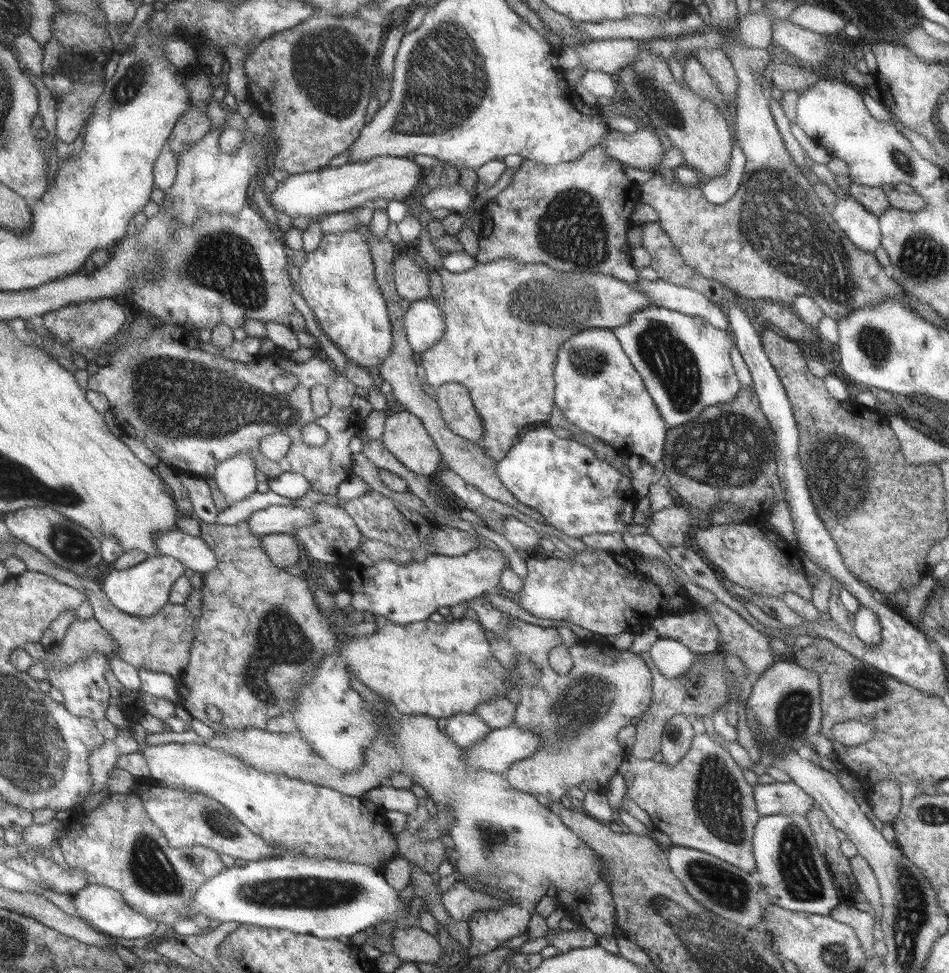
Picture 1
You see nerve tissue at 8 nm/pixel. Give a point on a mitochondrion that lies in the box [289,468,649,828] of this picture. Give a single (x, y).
(574, 707)

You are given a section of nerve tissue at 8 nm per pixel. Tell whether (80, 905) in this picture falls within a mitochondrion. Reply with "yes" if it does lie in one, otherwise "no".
no

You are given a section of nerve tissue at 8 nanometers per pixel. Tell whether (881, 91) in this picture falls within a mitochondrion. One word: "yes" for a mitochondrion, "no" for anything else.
no

